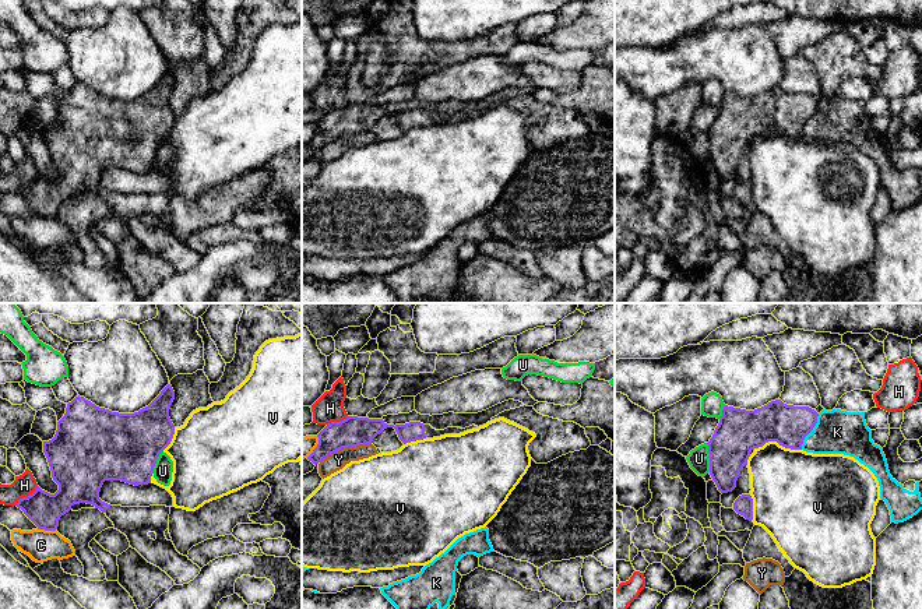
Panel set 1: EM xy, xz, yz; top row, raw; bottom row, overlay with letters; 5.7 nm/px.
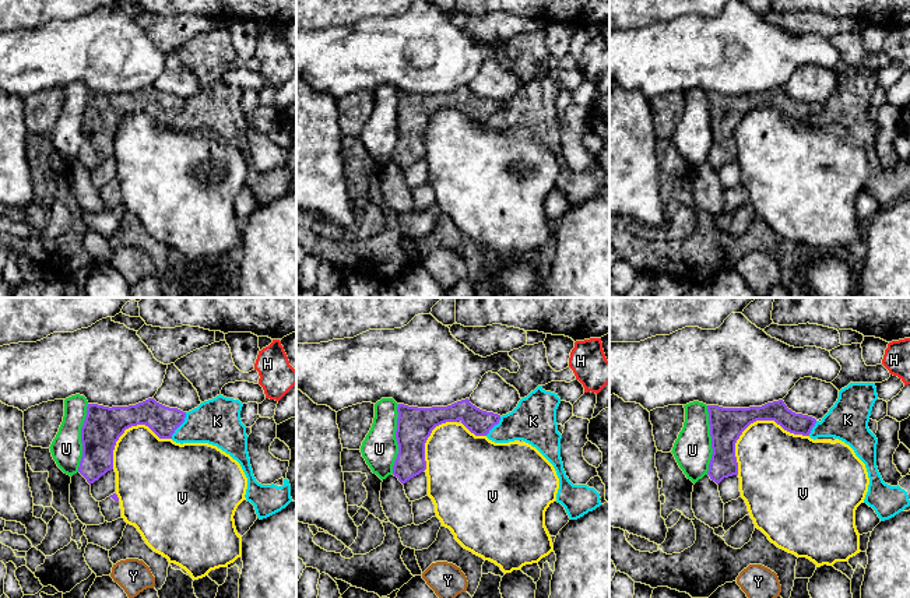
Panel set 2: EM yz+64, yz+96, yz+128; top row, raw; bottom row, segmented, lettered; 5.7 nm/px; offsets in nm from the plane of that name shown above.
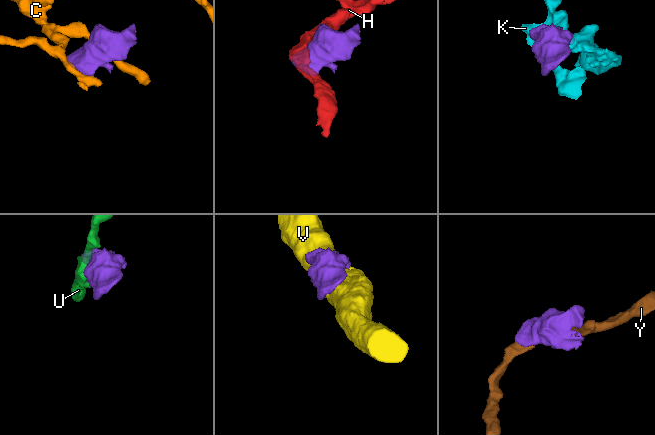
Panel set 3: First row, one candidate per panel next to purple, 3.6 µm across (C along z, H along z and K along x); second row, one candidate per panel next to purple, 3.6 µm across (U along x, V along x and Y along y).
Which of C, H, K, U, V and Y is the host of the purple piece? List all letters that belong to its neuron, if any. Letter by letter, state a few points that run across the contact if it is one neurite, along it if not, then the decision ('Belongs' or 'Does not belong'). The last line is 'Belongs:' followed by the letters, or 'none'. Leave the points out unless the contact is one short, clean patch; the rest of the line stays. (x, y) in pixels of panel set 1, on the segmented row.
C: Does not belong
H: Does not belong
K: Does not belong
U: Does not belong
V: Does not belong
Y: Does not belong
Belongs: none

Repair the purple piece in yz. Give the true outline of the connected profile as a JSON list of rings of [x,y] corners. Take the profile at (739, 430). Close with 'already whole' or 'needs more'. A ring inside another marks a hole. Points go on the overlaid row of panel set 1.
[[[781,399],[754,411],[725,405],[710,439],[710,475],[721,493],[732,492],[750,453],[768,441],[802,450],[819,413],[809,406],[786,405]]]; already whole

